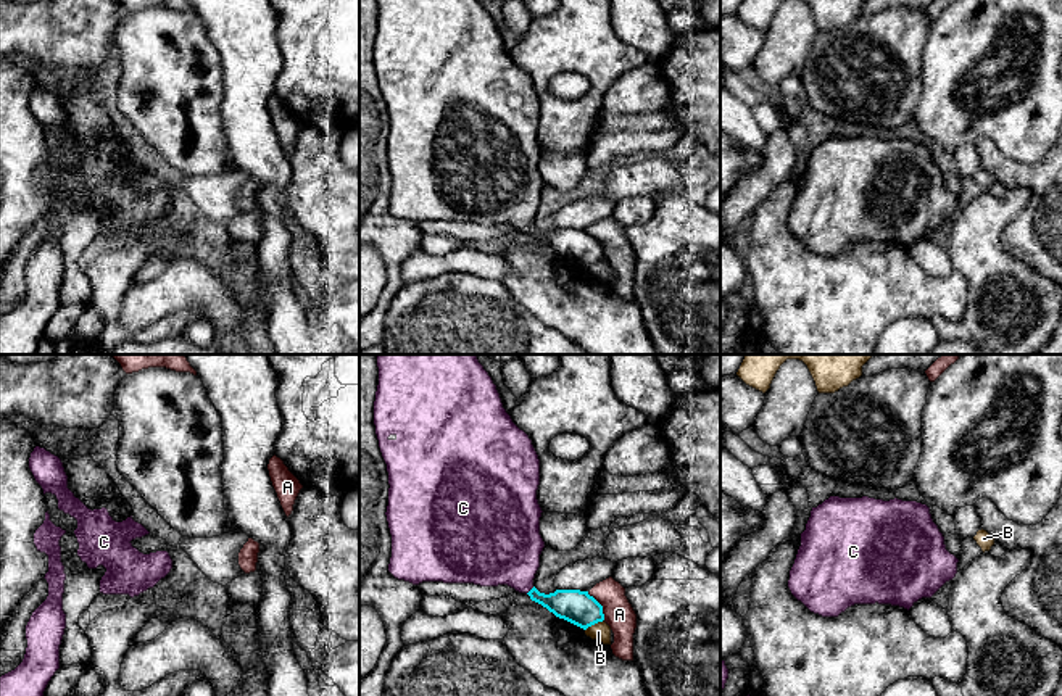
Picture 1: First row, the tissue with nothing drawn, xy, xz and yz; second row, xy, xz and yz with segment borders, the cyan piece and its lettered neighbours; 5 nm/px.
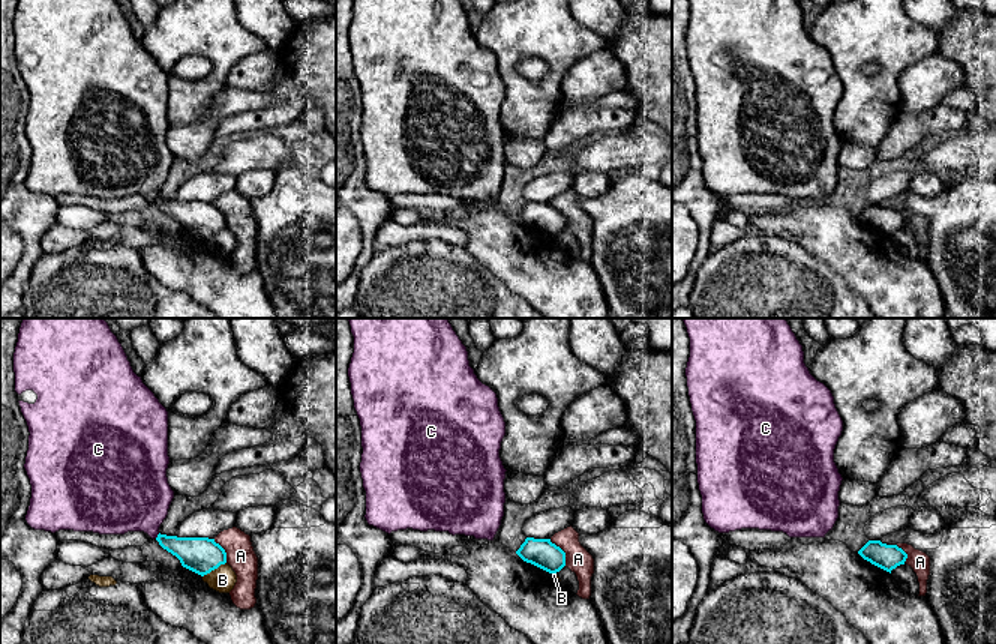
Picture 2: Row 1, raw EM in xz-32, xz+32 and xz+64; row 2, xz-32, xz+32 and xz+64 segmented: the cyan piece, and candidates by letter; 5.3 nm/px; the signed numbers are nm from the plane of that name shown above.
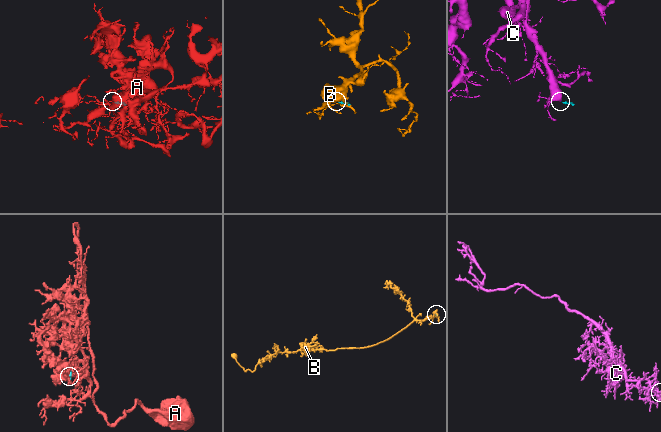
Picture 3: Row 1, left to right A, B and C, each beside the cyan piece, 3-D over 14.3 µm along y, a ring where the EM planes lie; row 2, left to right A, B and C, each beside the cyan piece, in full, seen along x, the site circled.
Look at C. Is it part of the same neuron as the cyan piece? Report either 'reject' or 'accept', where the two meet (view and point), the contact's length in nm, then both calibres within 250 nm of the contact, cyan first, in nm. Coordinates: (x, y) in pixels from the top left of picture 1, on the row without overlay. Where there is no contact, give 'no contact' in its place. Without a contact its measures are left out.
accept | xz (530, 229) | 60 nm | 170/360 nm

